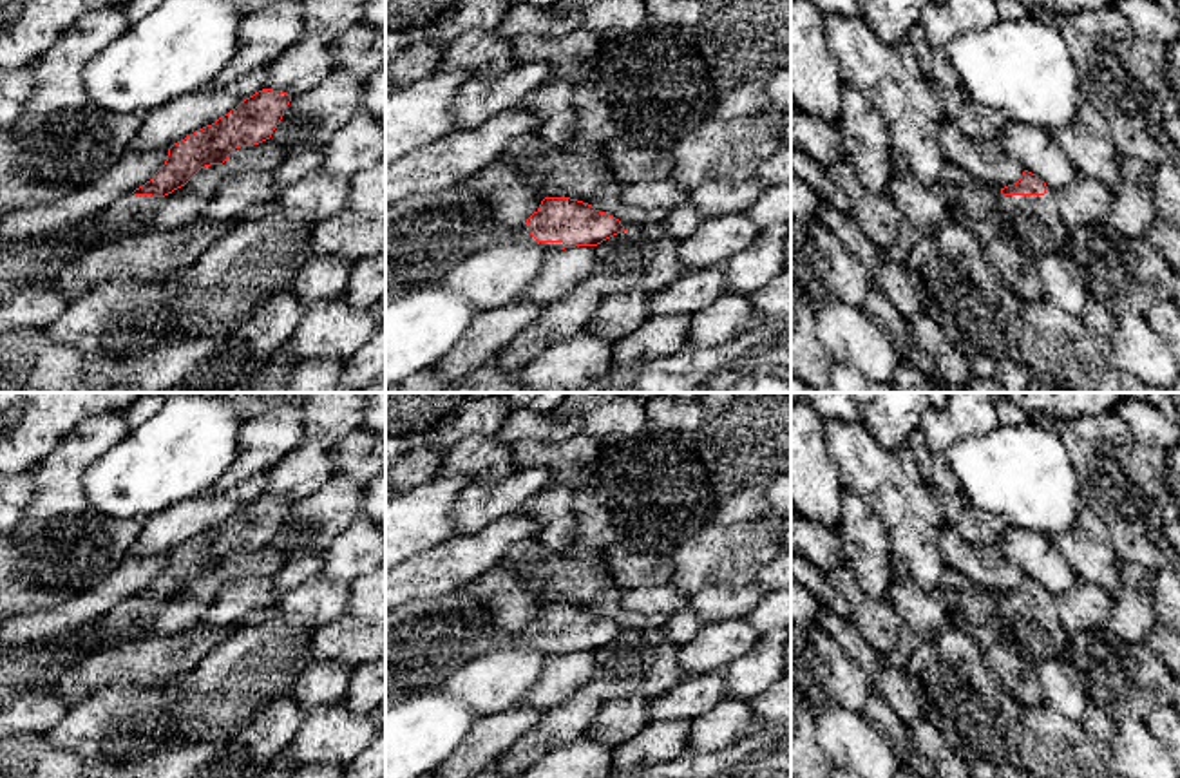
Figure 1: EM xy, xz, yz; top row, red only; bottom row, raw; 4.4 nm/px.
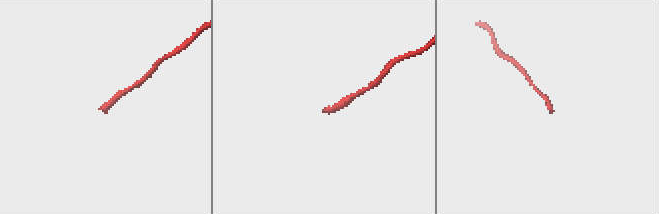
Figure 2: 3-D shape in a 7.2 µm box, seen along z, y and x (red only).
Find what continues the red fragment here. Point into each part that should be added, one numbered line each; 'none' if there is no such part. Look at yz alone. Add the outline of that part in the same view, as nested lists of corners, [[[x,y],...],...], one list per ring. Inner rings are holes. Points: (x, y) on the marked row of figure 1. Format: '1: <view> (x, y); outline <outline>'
1: yz (1034, 221); outline [[[1046,188],[1044,195],[1003,195],[1004,230],[1021,251],[1037,261],[1044,255],[1066,255],[1071,230],[1059,213],[1057,194]]]

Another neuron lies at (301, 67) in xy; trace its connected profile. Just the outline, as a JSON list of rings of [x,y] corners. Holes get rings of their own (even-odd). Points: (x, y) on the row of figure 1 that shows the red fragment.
[[[306,33],[268,67],[266,89],[291,98],[315,89],[333,69],[333,40],[326,34]]]

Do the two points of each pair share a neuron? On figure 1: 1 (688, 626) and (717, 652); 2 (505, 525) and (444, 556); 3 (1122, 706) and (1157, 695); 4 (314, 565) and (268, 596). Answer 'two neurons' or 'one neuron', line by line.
1: two neurons
2: one neuron
3: one neuron
4: one neuron

